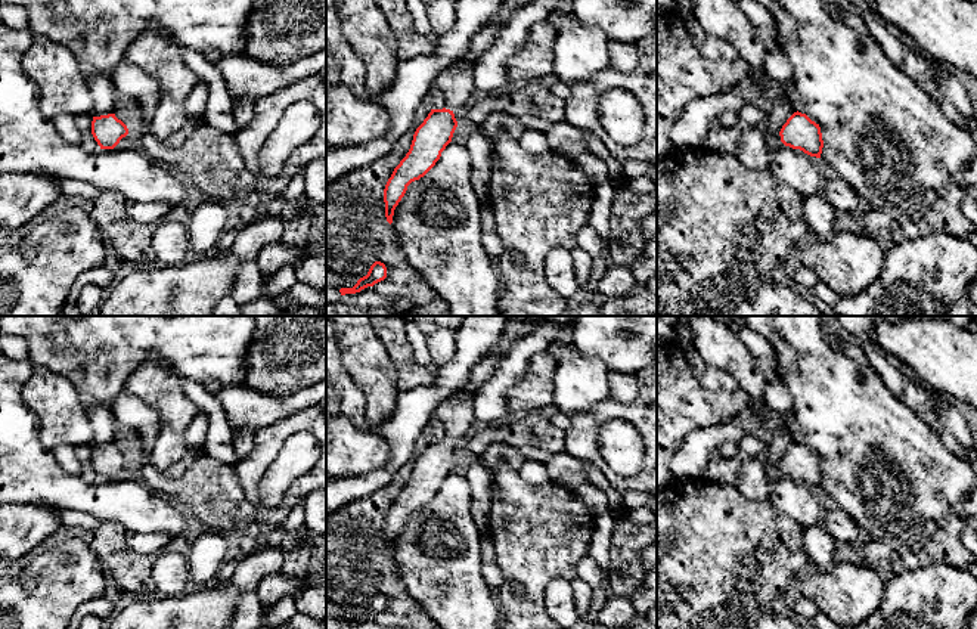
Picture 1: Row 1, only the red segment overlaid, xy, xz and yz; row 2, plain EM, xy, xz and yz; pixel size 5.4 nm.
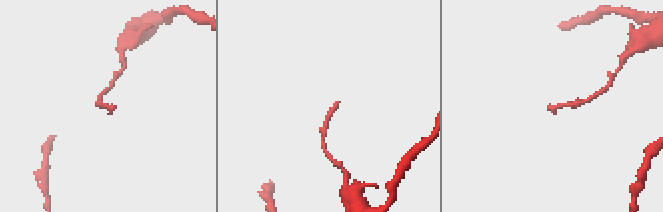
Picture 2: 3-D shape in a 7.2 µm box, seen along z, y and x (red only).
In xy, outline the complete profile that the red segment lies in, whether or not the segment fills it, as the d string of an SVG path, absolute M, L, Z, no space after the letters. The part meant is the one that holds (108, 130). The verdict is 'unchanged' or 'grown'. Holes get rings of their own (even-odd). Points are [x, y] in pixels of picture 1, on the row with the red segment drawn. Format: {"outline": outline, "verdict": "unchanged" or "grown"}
{"outline": "M108 114L93 117L92 134L100 149L114 149L128 134L128 128L115 114Z", "verdict": "unchanged"}

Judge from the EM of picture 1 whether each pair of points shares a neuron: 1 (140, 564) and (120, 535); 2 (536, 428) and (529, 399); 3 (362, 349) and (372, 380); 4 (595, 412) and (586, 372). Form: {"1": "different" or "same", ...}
{"1": "same", "2": "different", "3": "same", "4": "different"}

